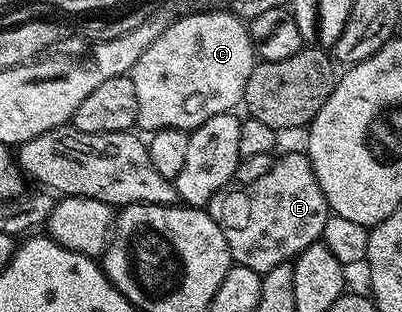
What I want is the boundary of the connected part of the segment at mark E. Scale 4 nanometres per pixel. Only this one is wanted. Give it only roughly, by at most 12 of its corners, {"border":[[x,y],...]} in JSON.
{"border":[[280,155],[205,211],[260,274],[316,243],[329,215],[311,159]]}

